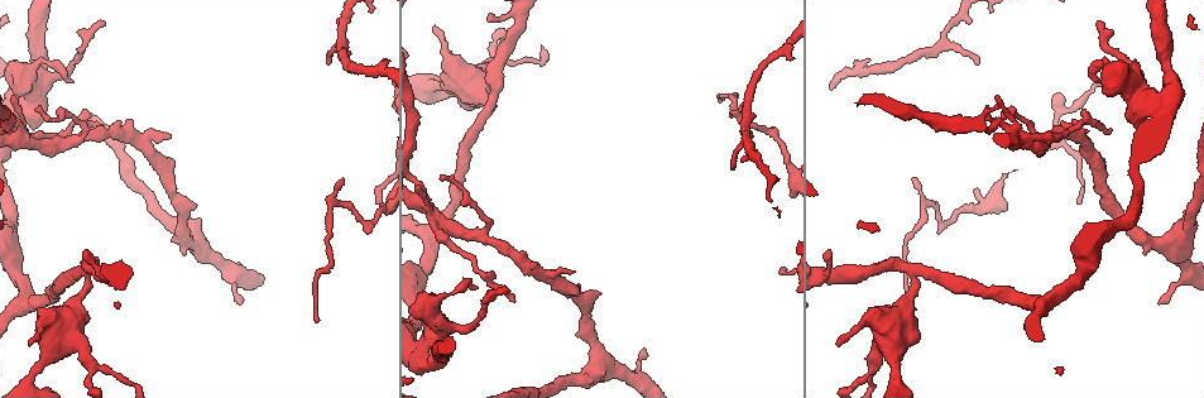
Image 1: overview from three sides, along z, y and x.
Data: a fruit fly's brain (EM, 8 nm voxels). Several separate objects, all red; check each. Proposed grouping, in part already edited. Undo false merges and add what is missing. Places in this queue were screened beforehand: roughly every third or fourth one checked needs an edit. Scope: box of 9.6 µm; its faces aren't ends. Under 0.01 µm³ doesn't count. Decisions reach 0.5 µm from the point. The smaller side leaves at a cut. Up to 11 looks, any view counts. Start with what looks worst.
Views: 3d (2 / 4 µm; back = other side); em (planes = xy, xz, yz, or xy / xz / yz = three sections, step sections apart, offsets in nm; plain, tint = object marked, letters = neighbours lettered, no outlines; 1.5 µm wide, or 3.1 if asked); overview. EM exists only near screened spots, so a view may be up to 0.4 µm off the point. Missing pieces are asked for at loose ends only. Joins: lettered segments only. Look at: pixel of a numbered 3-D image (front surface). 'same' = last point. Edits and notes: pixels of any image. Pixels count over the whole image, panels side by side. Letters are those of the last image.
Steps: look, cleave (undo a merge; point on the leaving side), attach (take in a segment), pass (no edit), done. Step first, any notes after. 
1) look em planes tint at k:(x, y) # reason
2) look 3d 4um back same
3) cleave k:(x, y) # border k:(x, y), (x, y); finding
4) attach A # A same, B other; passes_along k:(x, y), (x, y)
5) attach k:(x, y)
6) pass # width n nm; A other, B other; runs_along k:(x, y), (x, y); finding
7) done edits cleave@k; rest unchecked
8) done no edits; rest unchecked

look em xz step 8 plain at 1:(21, 135) # a narrow waist

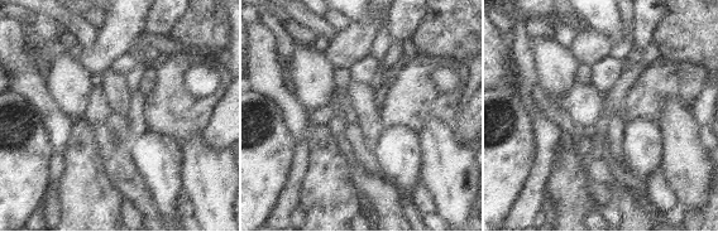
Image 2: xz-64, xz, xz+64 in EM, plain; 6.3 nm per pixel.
look em xz step 8 letters same # see the neighbours

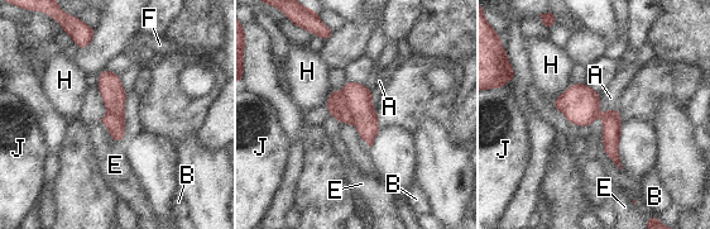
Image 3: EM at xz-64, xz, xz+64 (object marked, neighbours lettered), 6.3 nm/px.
cleave 3:(336, 104) # width 240 nm; A other, B other, E other, F other, H other, J other; border 3:(342, 91), (354, 123); a second cell is stuck on

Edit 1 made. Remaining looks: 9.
look em planes letters at 1:(914, 273) # abrupt turn

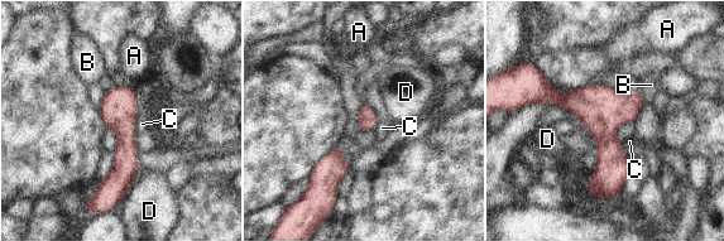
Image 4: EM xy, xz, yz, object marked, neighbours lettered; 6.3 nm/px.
pass # A other, B other, C other, D other; border 4:(137, 90), (138, 111), (134, 134); one cell here

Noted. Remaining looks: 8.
look 3d 2um at 1:(316, 321) # tapers out

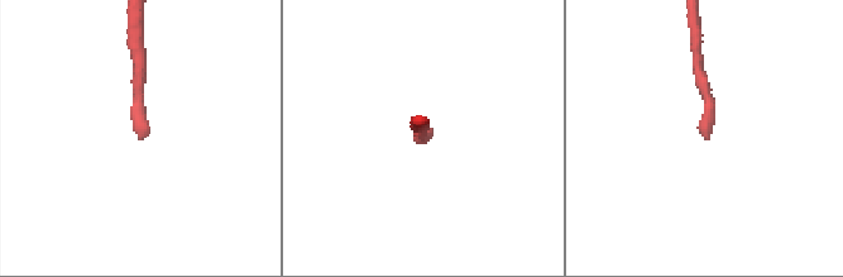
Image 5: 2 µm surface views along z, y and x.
look em yz step 8 tint at 5:(426, 139) # now the EM

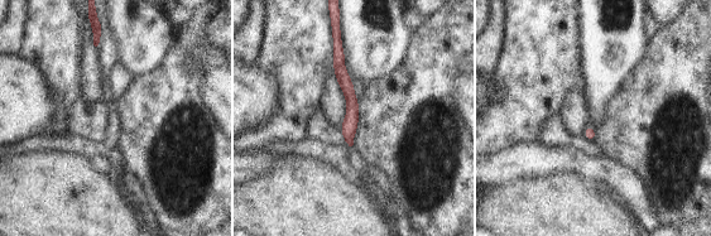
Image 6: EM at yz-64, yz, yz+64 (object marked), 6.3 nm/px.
look em planes letters same

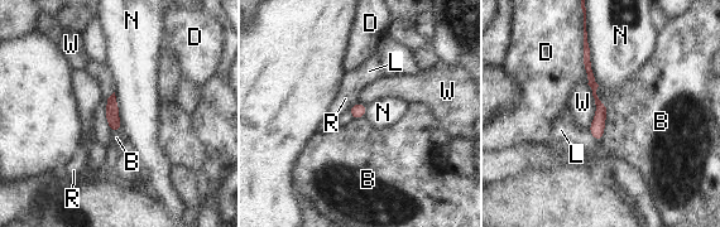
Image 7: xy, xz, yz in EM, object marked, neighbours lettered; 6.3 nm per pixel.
pass # longest_contact N 500 nm; B other, D other, L other, N other, R other, W other; no lettered segment goes on from it

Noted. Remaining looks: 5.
look em planes letters at 1:(342, 179) # branch stops here

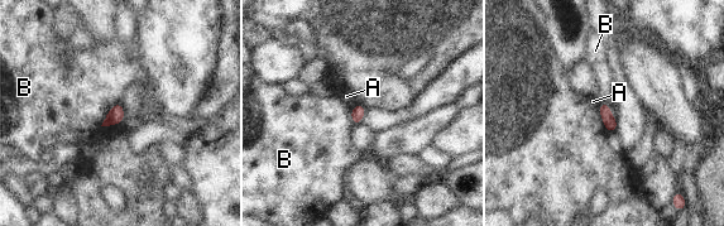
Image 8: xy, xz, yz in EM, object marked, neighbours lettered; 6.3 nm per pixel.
pass # width 90 nm; A other, B other; none of them fits

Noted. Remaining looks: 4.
done edits cleave@3; rest unchecked

